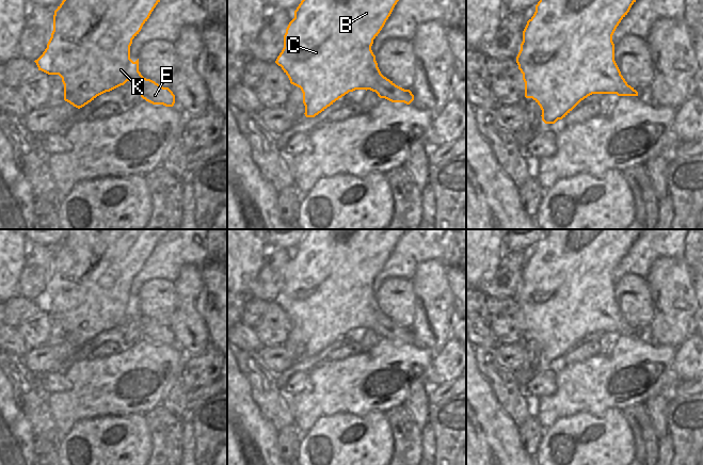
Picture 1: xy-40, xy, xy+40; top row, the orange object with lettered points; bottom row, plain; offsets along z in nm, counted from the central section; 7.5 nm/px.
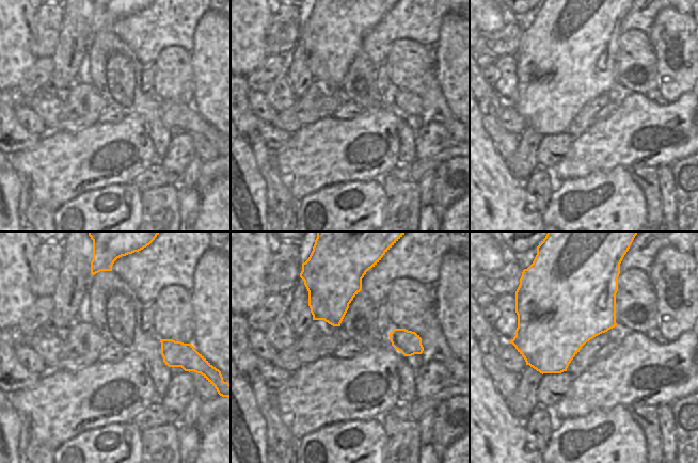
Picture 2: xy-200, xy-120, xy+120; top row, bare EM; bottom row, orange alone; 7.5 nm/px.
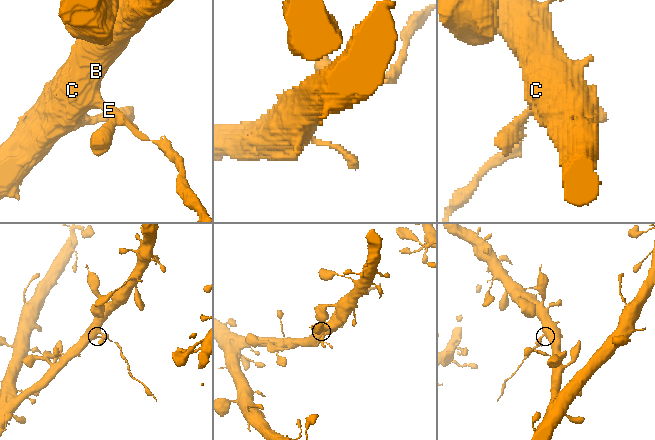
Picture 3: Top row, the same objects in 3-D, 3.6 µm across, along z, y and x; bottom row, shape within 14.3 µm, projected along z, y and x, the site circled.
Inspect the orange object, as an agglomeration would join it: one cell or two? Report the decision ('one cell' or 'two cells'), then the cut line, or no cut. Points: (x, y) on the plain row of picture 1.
two cells | xy+40 (620, 313), (620, 322), (616, 332)

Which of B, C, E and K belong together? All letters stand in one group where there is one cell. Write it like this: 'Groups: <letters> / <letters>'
Groups: B C K / E

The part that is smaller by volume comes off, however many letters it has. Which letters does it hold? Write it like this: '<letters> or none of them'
E

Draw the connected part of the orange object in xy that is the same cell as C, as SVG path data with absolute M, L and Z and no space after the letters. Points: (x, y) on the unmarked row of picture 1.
M307 229L275 300L290 322L301 327L306 356L315 356L349 331L378 330L382 312L371 285L405 230Z

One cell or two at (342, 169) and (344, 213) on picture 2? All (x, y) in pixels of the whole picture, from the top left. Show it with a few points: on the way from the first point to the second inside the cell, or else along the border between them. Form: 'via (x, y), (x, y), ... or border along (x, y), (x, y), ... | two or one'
border along (368, 181), (333, 182), (319, 190) | two

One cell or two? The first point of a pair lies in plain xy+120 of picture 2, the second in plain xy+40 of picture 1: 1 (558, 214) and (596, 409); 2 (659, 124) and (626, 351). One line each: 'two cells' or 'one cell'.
1: two cells
2: one cell

